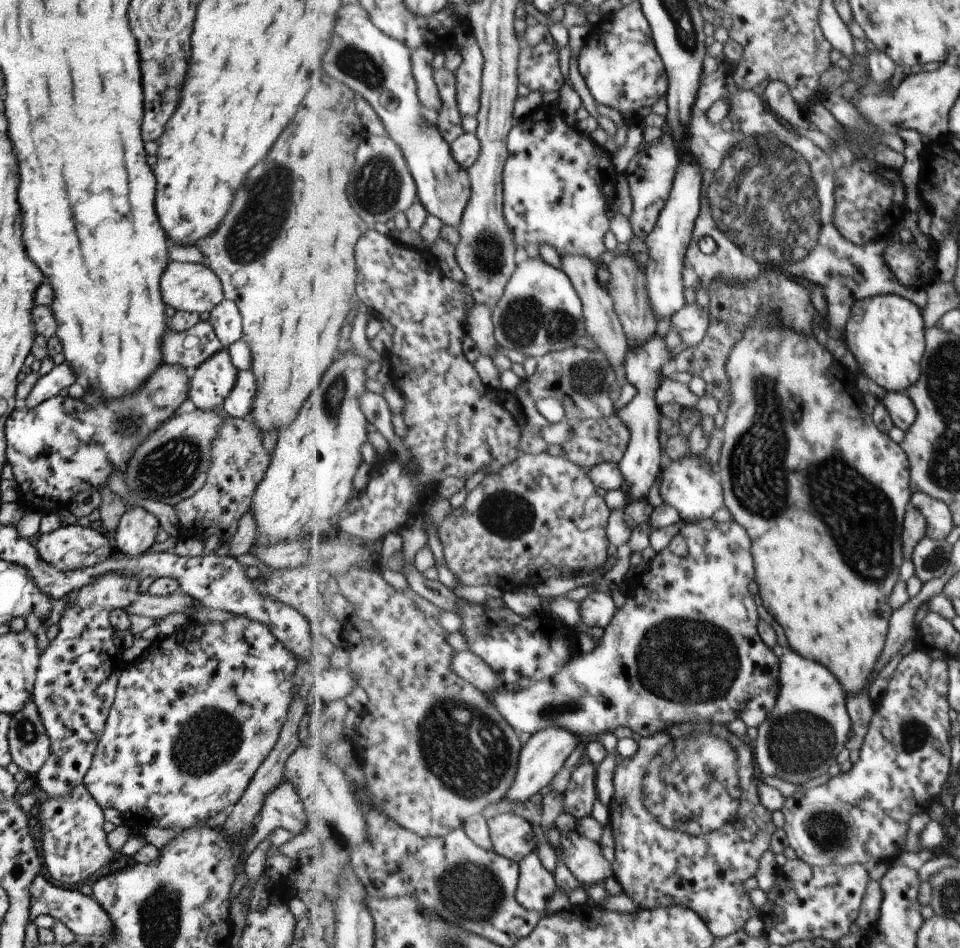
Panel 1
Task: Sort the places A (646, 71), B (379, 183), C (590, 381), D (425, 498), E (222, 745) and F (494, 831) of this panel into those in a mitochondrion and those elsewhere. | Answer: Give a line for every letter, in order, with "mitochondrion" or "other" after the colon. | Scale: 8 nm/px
A: other
B: mitochondrion
C: mitochondrion
D: other
E: mitochondrion
F: other

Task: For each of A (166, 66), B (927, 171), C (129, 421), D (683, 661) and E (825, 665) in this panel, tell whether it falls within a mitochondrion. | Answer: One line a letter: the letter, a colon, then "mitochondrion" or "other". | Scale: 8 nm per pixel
A: mitochondrion
B: other
C: mitochondrion
D: mitochondrion
E: other

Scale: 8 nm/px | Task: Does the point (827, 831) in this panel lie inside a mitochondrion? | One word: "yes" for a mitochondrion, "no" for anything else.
yes

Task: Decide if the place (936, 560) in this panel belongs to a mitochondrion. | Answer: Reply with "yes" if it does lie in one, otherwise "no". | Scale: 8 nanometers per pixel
yes

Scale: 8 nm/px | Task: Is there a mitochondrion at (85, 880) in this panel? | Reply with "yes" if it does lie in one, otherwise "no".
no

